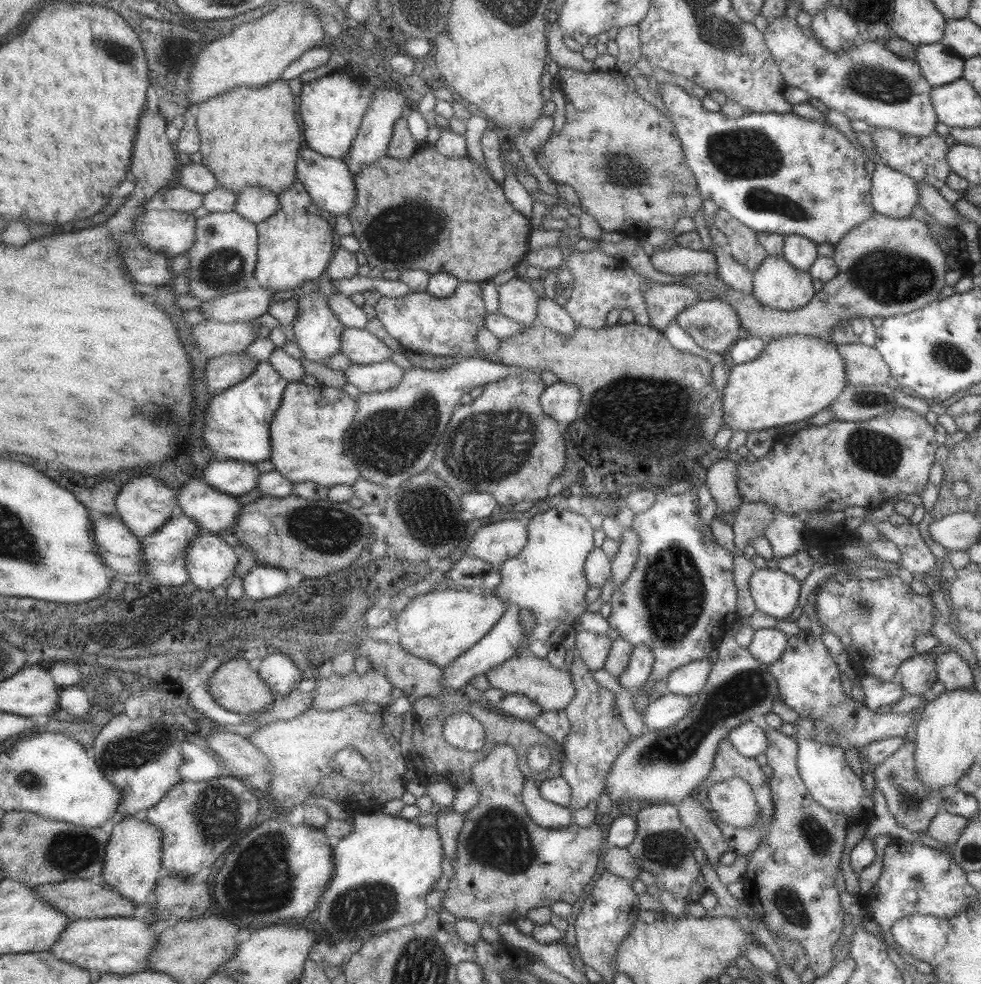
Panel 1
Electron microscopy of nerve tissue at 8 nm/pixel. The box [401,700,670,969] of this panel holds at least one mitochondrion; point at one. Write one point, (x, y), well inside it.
(500, 839)

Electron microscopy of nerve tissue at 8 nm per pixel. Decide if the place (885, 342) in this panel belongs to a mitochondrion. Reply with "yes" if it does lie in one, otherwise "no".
no

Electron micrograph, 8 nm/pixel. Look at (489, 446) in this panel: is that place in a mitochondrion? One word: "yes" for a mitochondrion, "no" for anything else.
yes

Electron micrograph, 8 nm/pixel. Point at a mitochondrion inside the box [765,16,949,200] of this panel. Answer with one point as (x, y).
(875, 82)

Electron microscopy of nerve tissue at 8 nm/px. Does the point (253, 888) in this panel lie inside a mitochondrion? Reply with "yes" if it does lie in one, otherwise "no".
yes

